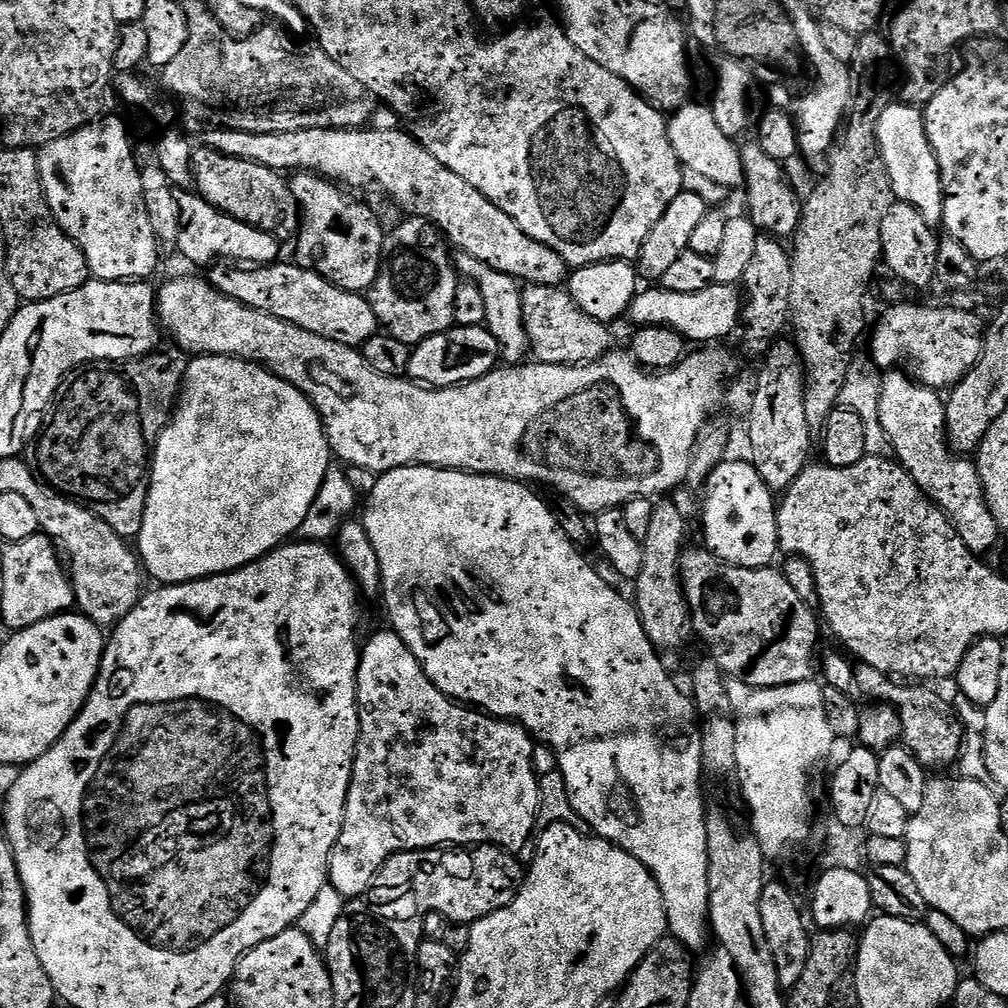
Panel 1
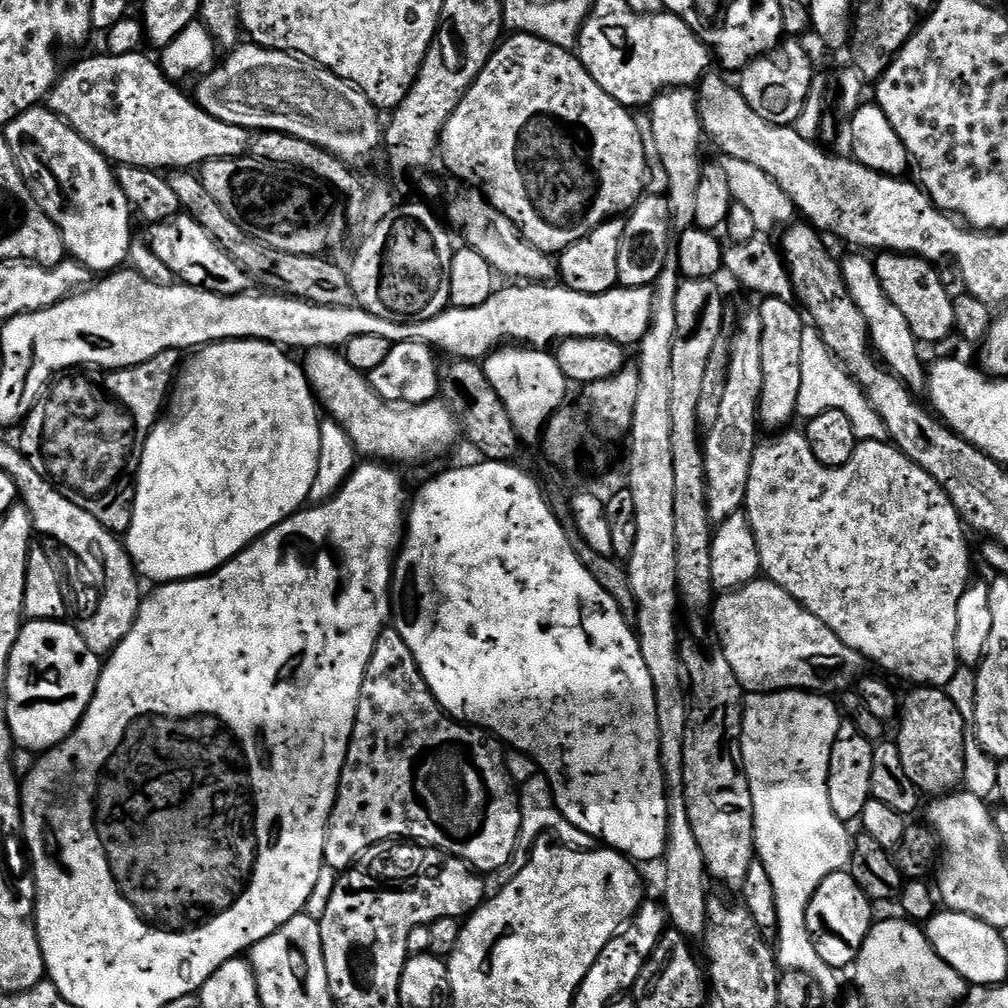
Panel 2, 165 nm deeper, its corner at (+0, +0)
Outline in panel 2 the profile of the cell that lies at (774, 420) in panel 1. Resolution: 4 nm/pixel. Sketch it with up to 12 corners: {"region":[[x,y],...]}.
{"region":[[776,297],[762,316],[759,423],[797,415],[805,317]]}

